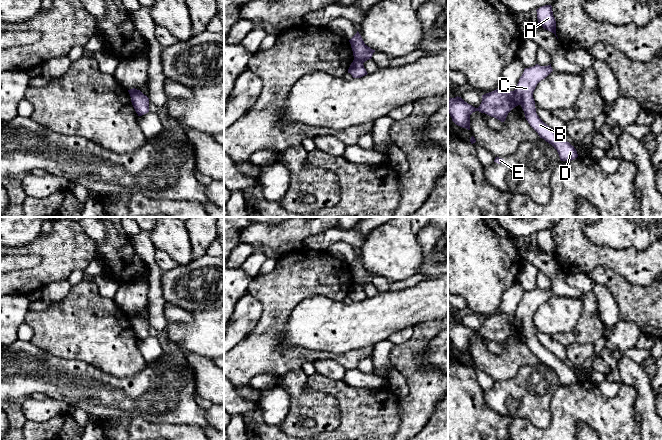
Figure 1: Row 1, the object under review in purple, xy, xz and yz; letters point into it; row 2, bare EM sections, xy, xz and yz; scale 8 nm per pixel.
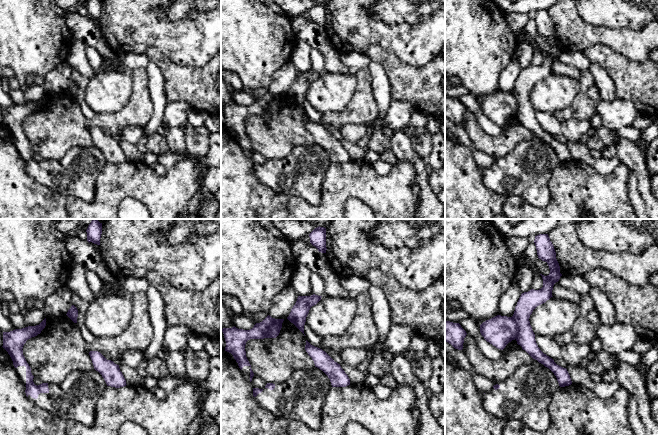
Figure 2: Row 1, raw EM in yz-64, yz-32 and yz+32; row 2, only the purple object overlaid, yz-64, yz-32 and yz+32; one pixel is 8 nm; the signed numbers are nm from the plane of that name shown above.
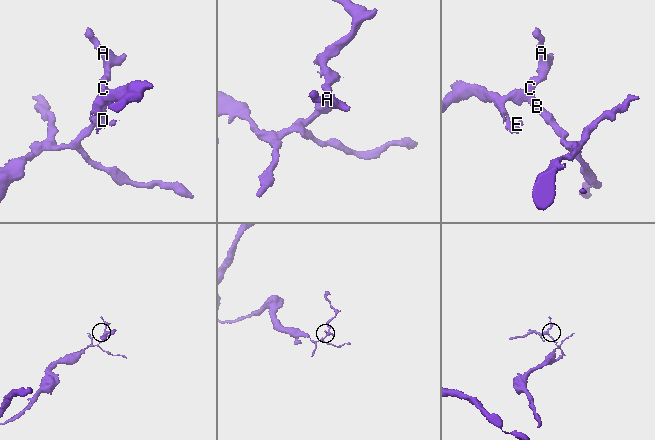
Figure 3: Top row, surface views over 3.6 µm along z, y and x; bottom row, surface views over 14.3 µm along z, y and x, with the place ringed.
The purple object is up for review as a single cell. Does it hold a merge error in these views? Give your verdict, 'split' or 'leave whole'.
split

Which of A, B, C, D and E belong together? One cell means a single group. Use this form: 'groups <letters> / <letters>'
groups A B C D / E

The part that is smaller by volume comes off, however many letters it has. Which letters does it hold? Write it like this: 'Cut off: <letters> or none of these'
Cut off: E

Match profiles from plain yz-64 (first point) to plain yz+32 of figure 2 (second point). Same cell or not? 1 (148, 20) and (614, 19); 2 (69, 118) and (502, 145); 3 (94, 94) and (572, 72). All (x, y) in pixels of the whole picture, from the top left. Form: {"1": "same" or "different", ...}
{"1": "different", "2": "same", "3": "different"}

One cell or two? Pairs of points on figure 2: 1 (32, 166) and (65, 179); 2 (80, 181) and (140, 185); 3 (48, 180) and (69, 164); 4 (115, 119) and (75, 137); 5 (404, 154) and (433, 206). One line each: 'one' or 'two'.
1: one
2: two
3: one
4: one
5: one

